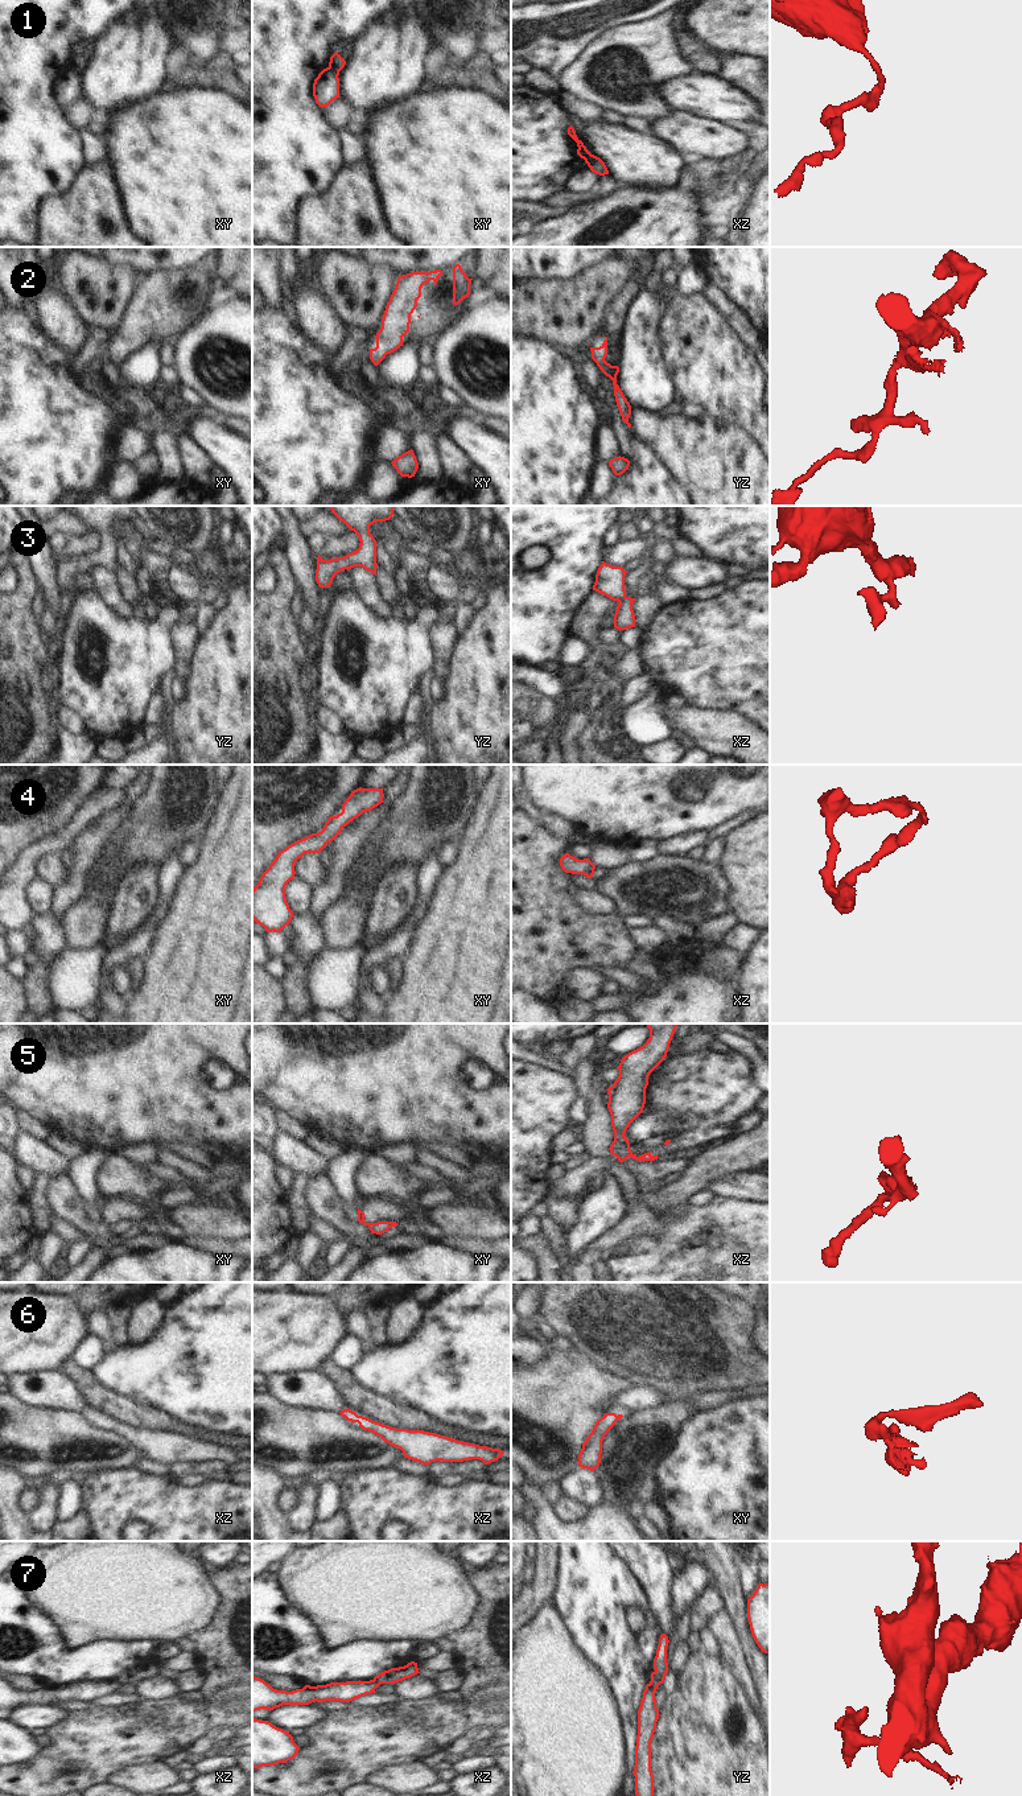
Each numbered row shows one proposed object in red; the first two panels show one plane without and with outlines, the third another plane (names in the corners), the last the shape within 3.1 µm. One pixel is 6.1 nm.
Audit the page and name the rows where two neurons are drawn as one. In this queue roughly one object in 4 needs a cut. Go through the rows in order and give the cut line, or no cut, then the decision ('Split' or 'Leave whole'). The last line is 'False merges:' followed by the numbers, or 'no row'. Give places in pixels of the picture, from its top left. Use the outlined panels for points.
1: Split along xy (329, 66), (337, 77). Split
2: No split. Leave whole
3: No split. Leave whole
4: No split. Leave whole
5: Split along xy (375, 1223), (369, 1226). Split
6: No split. Leave whole
7: Split along yz (648, 1684), (655, 1691). Split
False merges: 1, 5, 7.

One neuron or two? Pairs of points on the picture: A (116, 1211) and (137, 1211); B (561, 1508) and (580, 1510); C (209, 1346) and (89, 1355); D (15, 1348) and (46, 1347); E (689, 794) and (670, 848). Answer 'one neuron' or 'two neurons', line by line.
A: one neuron
B: one neuron
C: two neurons
D: one neuron
E: two neurons

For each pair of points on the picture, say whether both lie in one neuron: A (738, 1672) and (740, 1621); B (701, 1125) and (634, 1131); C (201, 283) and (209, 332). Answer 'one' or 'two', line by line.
A: two
B: one
C: two

